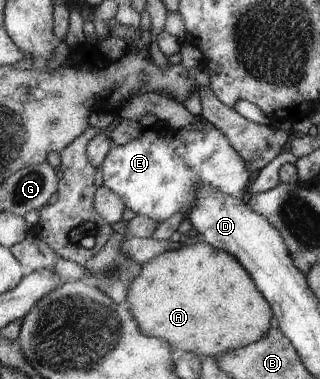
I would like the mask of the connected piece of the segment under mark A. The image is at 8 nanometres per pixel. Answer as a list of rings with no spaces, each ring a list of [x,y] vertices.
[[[208,243],[182,245],[159,254],[142,266],[139,274],[130,281],[126,301],[142,332],[149,337],[168,341],[176,355],[192,353],[205,357],[218,356],[255,343],[267,335],[275,323],[271,305],[248,274],[235,256]]]

